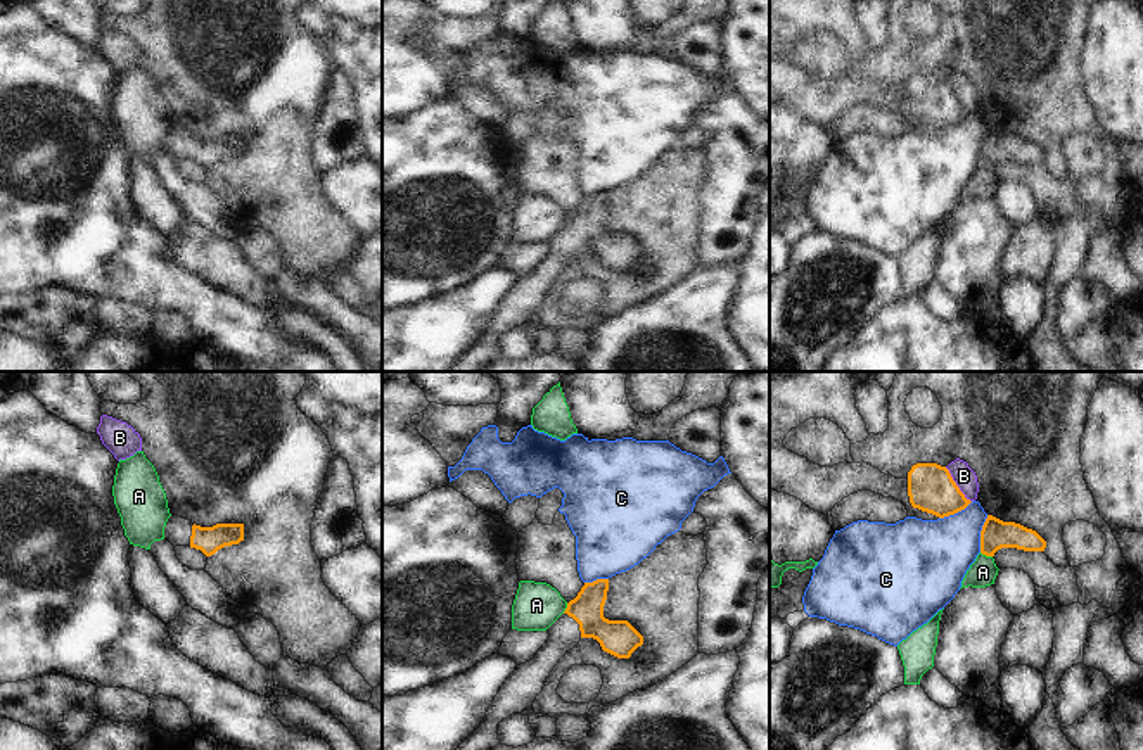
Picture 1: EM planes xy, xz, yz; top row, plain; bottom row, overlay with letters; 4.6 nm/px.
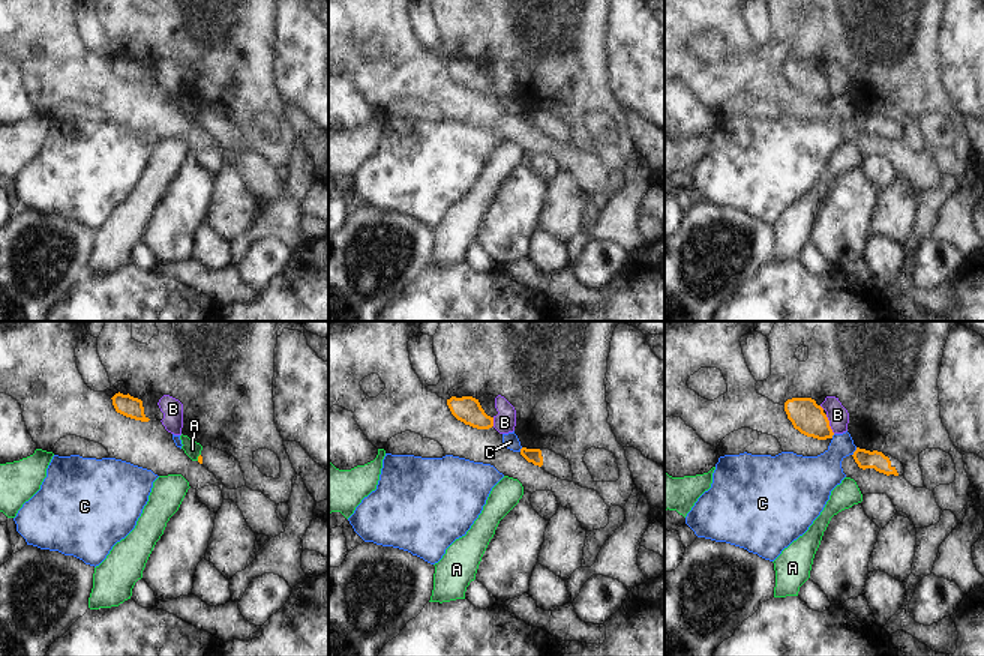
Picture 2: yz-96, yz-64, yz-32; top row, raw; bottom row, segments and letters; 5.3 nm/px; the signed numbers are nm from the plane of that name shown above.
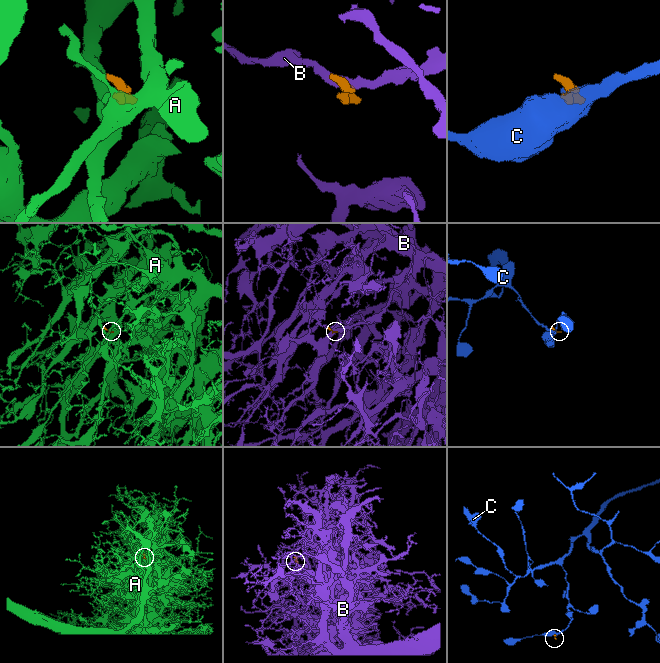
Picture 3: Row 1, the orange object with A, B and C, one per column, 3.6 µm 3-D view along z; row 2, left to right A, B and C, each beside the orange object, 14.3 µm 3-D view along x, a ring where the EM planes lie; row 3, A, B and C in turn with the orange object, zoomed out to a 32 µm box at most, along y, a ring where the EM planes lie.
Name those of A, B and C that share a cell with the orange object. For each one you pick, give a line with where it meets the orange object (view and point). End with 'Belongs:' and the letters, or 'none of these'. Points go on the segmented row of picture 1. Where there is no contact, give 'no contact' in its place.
Belongs: none of these

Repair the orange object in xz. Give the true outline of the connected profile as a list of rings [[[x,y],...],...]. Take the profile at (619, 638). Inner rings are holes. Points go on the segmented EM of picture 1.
[[[609,579],[584,582],[565,612],[546,629],[548,639],[533,660],[520,664],[489,705],[481,726],[457,750],[493,750],[500,745],[498,724],[512,714],[534,714],[533,703],[559,660],[583,638],[593,638],[602,650],[629,658],[643,645],[643,636],[628,620],[603,617]]]

